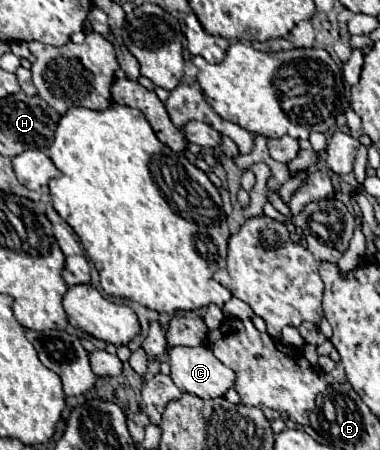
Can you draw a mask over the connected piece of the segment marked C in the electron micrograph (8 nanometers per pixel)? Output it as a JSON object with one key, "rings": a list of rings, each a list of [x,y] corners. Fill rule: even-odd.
{"rings":[[[207,346],[171,348],[167,362],[177,388],[203,400],[225,396],[235,386],[235,372],[219,362]]]}

